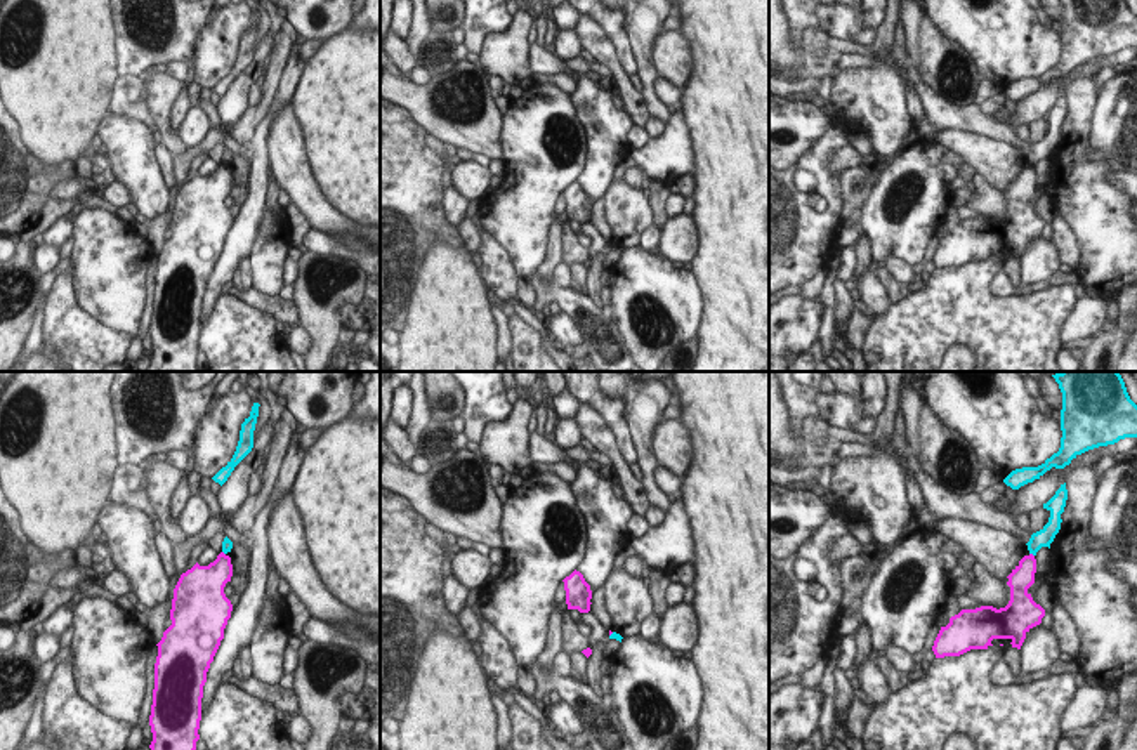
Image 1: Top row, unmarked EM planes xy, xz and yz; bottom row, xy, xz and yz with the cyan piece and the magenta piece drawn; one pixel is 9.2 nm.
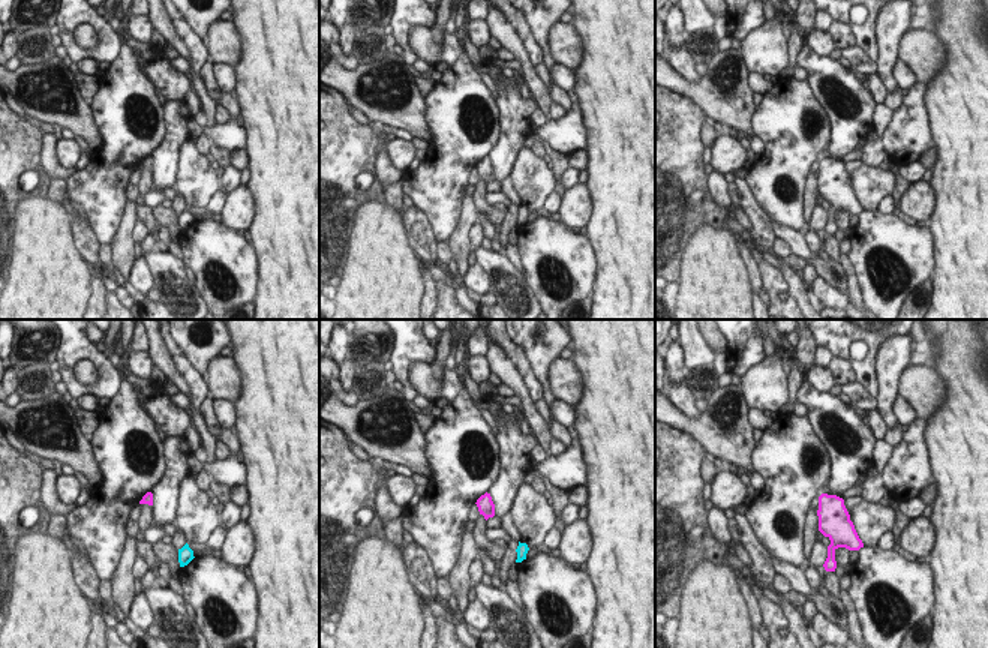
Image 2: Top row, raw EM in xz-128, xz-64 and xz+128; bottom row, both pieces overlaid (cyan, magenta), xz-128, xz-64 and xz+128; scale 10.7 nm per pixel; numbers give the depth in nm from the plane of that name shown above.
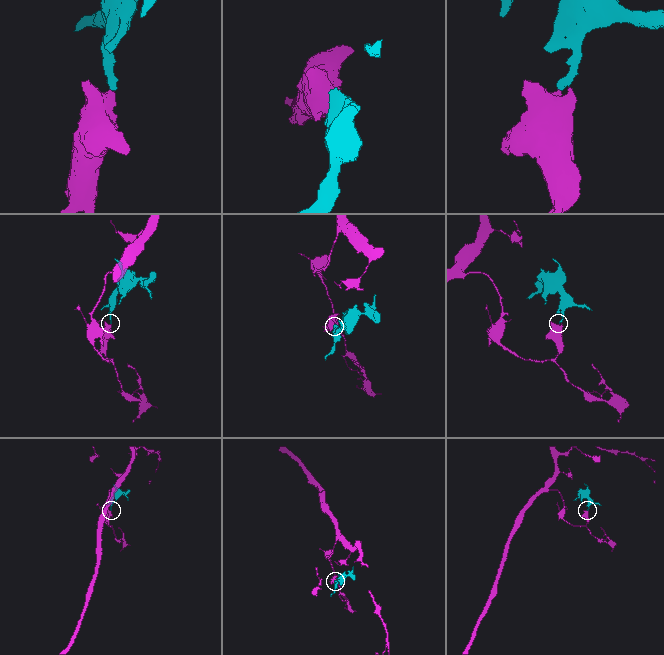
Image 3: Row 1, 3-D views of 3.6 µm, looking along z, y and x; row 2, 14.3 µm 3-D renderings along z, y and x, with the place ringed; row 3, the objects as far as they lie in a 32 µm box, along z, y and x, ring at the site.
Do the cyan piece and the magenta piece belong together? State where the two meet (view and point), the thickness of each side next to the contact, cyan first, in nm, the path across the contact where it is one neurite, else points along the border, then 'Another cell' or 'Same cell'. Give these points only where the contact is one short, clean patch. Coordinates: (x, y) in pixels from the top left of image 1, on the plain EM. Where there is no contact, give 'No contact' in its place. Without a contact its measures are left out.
Touches cyan at yz (1031, 164). Thickness 160 nm (cyan) against 220 nm. Boundary: yz (1030, 164), (1033, 167). Another cell

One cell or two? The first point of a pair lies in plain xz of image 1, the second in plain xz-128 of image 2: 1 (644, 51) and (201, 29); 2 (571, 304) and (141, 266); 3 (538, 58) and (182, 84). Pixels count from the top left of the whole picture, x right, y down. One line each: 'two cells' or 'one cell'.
1: one cell
2: two cells
3: two cells

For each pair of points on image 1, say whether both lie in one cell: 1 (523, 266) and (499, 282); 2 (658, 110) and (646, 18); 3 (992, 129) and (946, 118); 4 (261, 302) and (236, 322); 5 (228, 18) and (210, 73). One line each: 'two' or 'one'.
1: two
2: one
3: one
4: two
5: one

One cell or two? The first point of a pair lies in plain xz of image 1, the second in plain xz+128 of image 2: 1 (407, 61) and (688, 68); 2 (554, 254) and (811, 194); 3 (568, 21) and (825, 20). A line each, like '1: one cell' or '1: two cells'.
1: one cell
2: one cell
3: one cell

